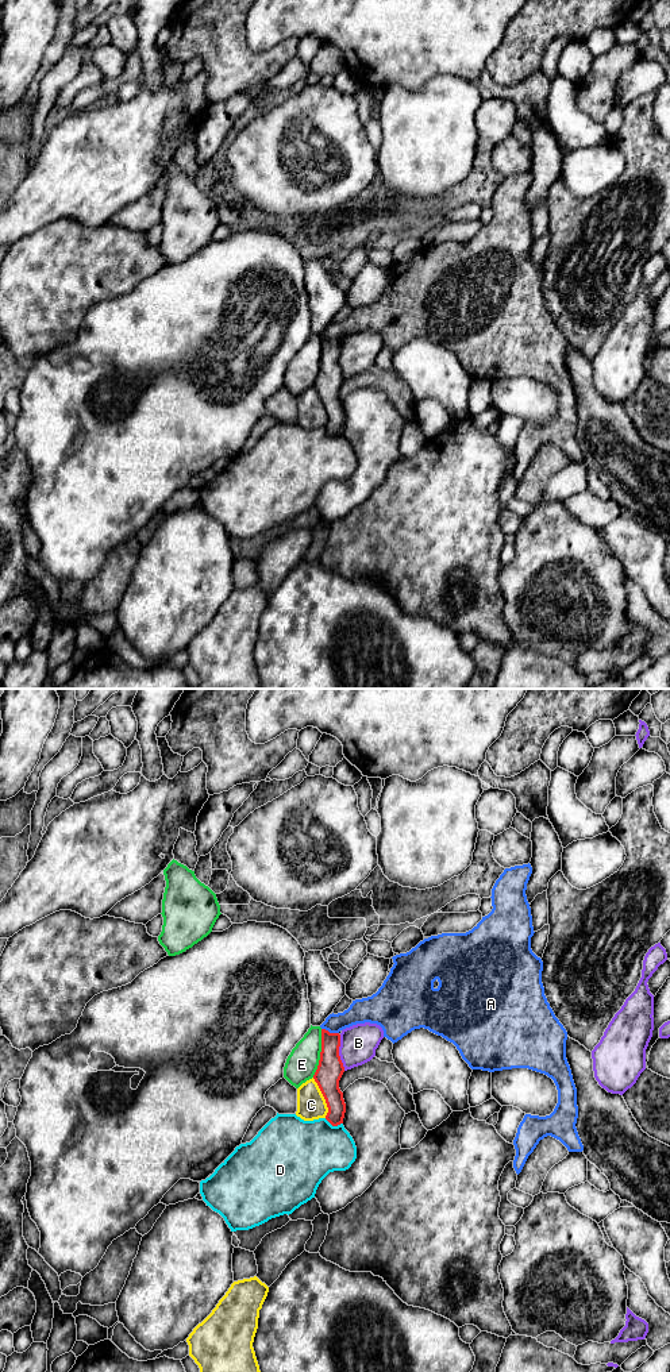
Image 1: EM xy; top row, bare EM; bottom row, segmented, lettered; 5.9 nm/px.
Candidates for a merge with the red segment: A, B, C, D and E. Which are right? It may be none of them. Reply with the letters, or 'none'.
none

